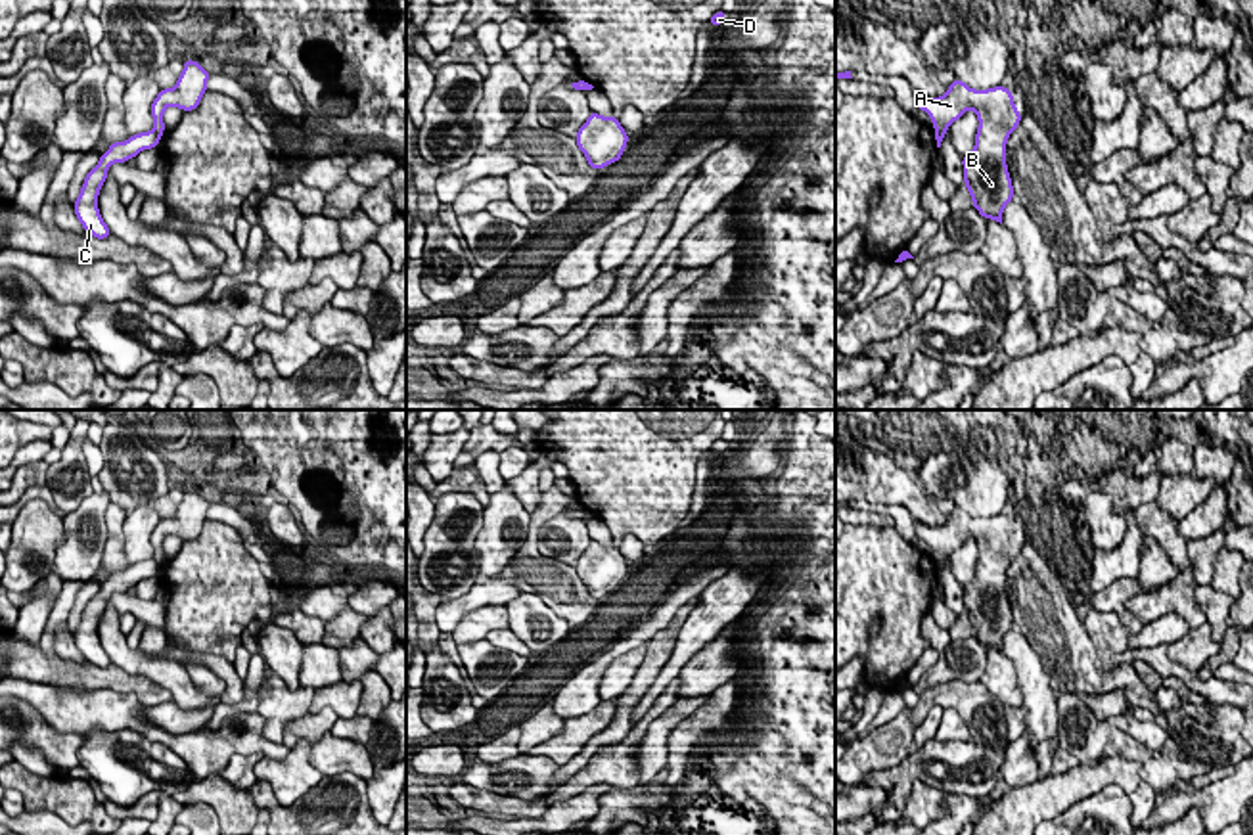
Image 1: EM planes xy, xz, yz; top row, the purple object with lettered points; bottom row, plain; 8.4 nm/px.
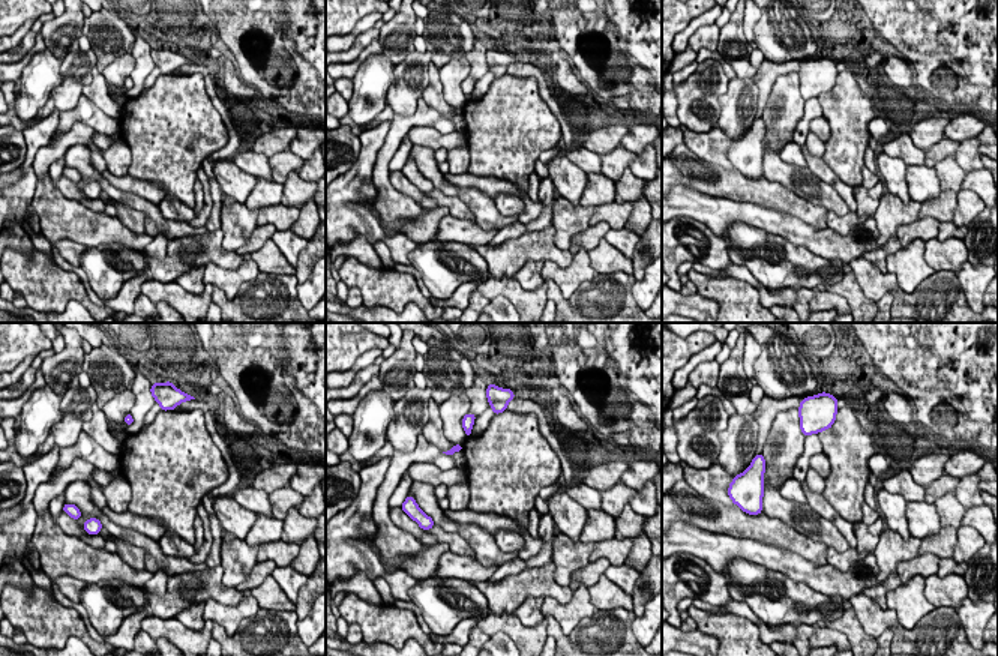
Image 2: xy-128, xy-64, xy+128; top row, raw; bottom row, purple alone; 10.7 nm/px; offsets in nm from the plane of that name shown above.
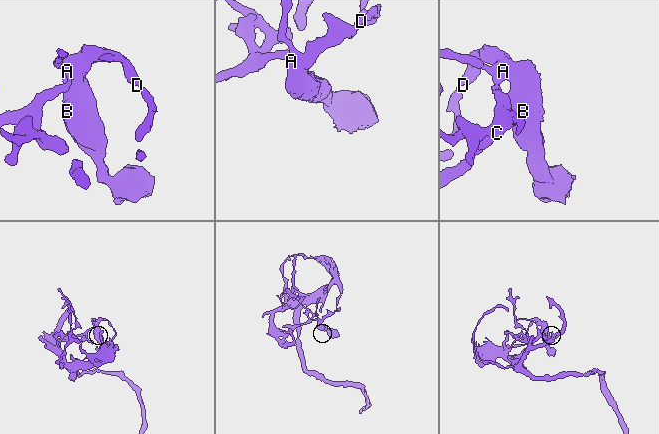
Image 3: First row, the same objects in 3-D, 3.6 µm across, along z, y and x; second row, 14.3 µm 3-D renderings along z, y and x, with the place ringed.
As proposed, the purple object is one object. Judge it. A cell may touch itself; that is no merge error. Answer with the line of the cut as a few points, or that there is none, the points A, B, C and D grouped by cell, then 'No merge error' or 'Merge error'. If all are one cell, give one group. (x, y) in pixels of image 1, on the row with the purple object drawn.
Split along xy (154, 129), (159, 136). Groups: A B D / C. Merge error

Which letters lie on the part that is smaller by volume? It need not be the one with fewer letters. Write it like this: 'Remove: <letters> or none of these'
Remove: A, B, D

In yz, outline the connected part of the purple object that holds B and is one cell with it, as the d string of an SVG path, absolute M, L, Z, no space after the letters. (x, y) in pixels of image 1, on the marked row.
M960 79L948 84L941 98L914 96L916 105L931 117L935 132L946 134L948 126L968 109L979 119L975 147L962 159L964 184L973 199L973 209L983 218L1002 224L1004 207L1014 199L1014 186L1006 165L1006 142L1019 126L1021 113L1006 86L973 90Z

